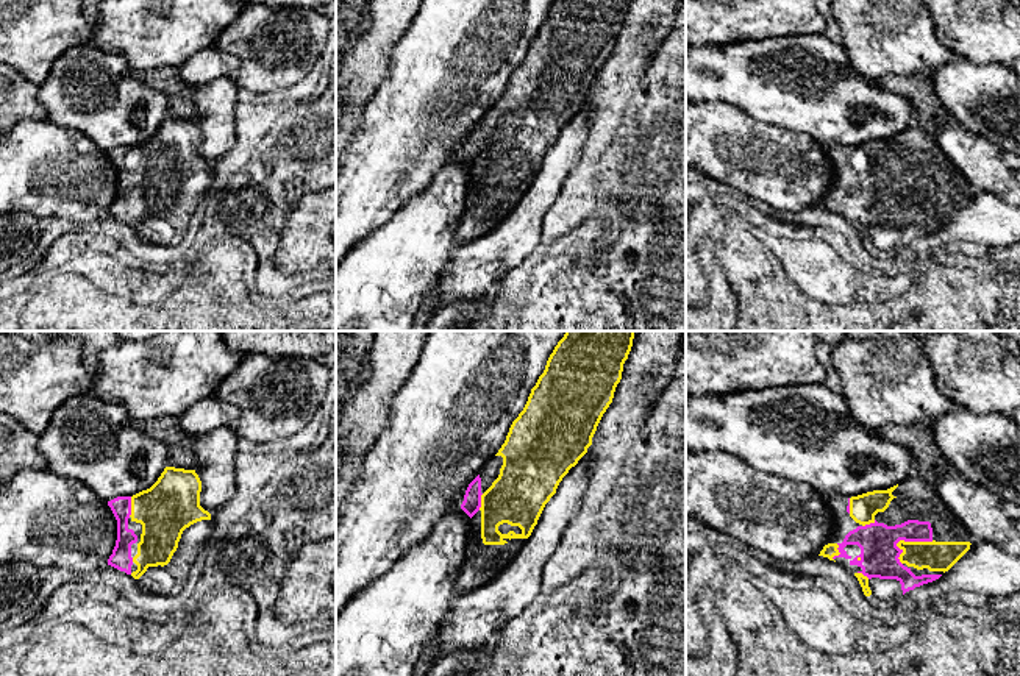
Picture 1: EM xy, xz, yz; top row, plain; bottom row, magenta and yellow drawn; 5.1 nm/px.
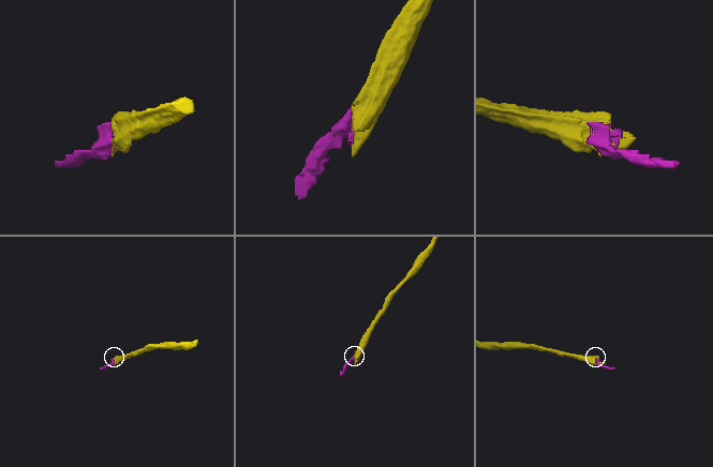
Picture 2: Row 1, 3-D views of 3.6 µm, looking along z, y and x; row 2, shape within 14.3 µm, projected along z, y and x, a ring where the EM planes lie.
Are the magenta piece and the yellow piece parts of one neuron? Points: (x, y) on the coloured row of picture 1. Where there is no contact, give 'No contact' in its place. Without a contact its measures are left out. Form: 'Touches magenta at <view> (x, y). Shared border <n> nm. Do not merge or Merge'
Touches magenta at yz (906, 540). Shared border 220 nm. Merge

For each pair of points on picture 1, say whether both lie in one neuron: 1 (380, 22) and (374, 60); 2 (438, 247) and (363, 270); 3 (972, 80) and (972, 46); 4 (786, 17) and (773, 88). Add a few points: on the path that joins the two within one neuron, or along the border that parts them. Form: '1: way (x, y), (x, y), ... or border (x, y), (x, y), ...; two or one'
1: way (380, 32), (374, 50); one
2: way (419, 247), (414, 247), (391, 270), (381, 270); one
3: border (962, 56), (975, 63), (1003, 64); two
4: border (819, 33), (766, 36), (747, 41); two

